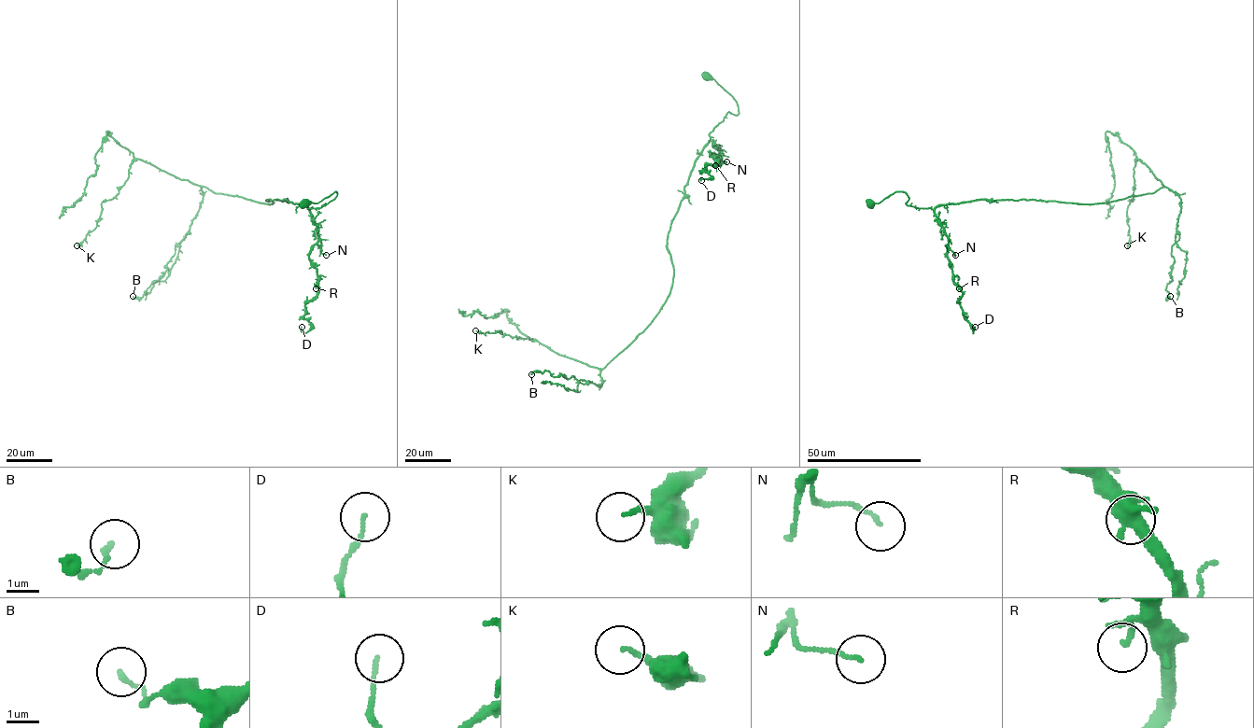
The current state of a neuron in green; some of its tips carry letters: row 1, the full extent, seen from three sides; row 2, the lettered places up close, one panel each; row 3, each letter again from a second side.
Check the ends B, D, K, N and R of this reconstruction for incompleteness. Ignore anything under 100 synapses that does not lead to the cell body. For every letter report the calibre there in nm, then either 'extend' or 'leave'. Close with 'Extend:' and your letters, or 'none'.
B: 140 nm thick; leave
D: 90 nm thick; leave
K: 140 nm thick; leave
N: 120 nm thick; leave
R: 110 nm thick; leave
Extend: none

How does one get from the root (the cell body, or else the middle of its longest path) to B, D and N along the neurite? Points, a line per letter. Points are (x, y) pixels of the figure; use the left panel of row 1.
B: (304, 203), (337, 192), (309, 209), (203, 187), (199, 211), (164, 274), (141, 298), (133, 296)
D: (304, 203), (337, 192), (307, 207), (317, 228), (309, 259), (318, 293), (305, 305), (310, 328), (302, 327)
N: (304, 203), (318, 203), (337, 192), (325, 205), (307, 207), (317, 228), (317, 244), (321, 253), (326, 255)

